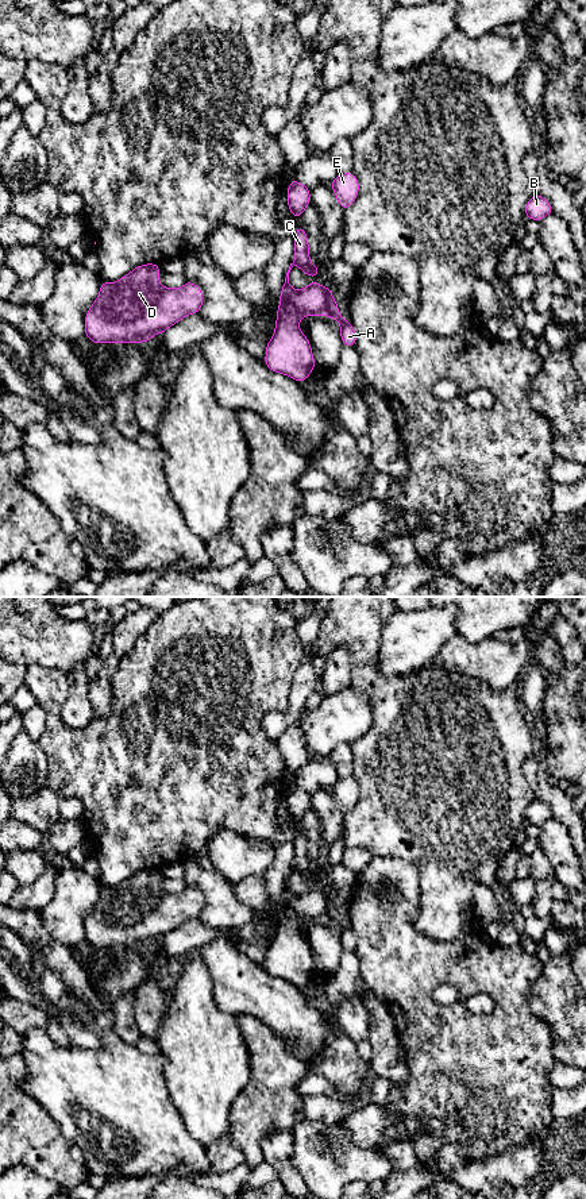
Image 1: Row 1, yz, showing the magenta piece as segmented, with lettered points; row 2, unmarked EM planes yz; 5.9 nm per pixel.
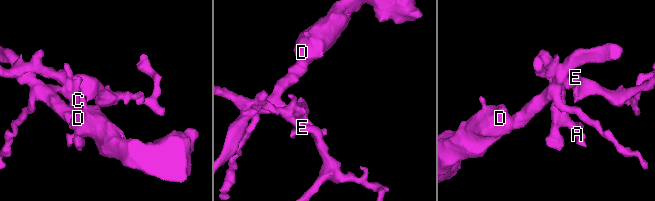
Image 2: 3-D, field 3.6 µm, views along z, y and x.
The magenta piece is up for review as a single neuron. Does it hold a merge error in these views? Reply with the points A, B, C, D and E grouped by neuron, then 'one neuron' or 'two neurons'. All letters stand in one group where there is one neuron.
A C D / B E; two neurons

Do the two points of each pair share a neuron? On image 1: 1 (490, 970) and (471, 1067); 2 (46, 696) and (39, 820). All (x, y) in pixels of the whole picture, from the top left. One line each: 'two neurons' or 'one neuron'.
1: one neuron
2: two neurons

